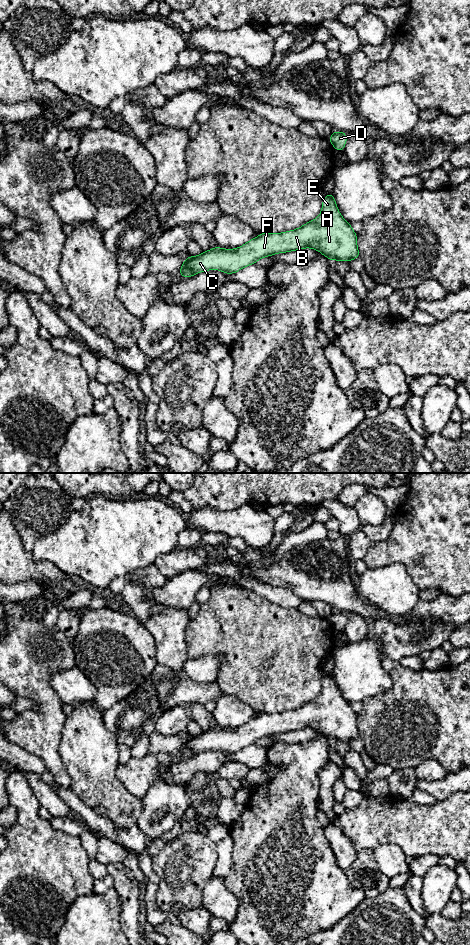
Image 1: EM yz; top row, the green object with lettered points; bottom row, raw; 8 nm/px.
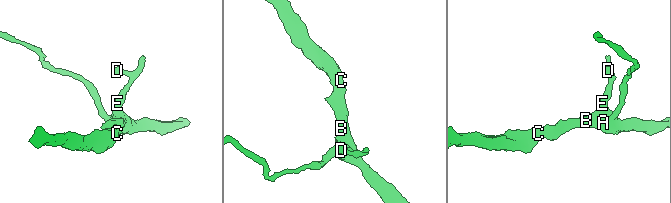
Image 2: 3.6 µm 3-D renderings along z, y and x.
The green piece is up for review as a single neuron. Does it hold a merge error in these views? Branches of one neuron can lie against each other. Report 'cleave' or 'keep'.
keep

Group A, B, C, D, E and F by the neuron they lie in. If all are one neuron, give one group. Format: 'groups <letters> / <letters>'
groups A B C D E F

